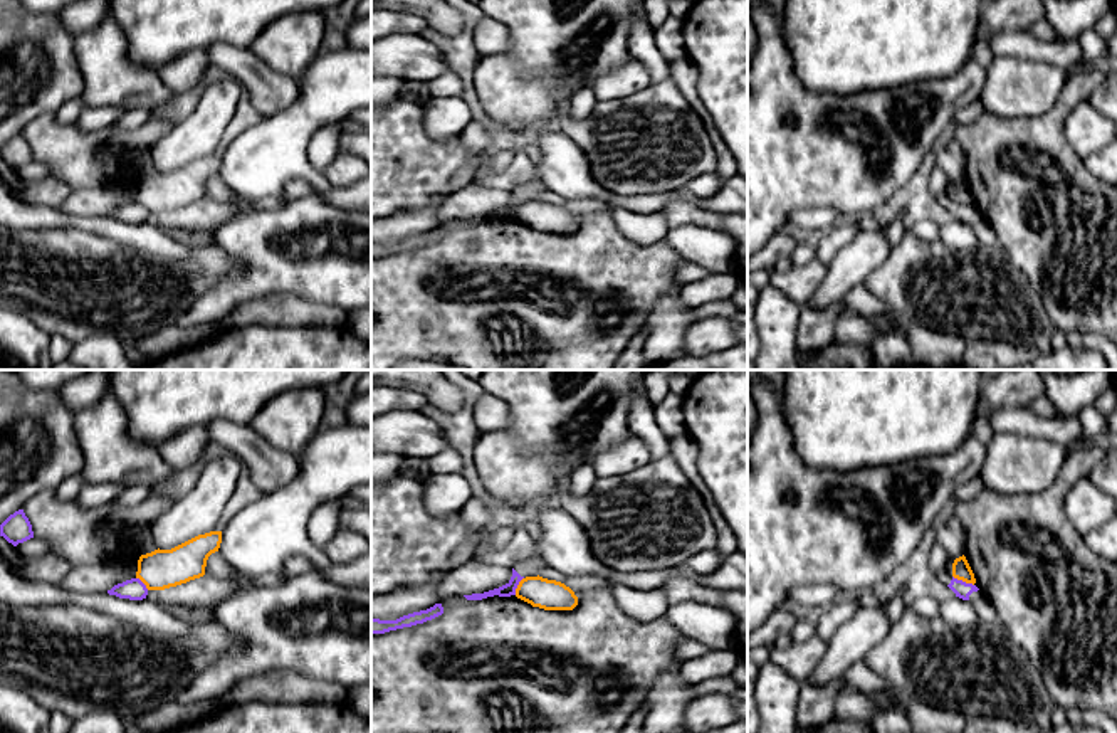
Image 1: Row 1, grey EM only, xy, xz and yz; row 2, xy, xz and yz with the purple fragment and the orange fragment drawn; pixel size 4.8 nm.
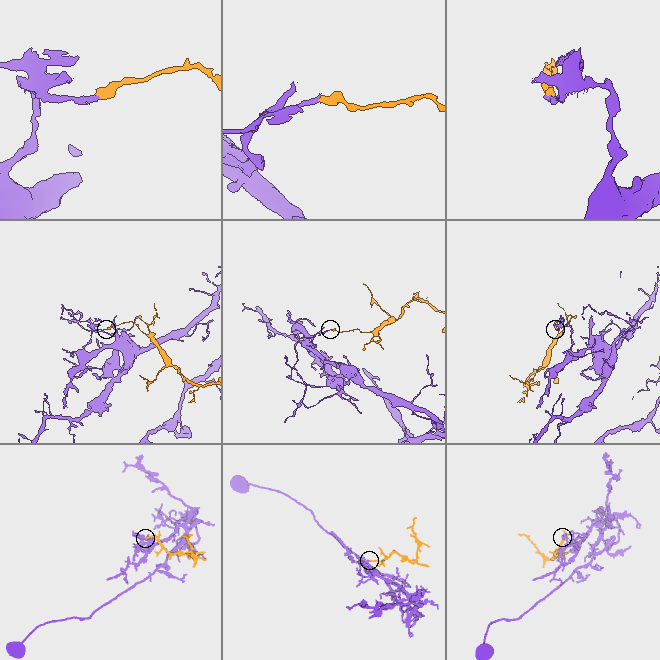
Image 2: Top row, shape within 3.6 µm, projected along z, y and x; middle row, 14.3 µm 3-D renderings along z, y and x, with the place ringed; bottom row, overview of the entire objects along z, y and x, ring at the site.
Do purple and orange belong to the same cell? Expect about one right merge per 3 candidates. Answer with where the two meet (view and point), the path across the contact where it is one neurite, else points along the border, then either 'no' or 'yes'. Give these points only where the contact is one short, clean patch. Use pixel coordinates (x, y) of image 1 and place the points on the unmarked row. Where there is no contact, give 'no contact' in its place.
contact yz (961, 204); border yz (953, 199), (973, 209); no

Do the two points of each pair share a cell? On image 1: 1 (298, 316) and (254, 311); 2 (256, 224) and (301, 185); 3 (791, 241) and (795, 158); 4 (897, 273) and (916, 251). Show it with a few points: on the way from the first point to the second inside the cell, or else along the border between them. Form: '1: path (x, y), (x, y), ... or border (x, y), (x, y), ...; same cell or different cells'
1: path (288, 311), (264, 311); same cell
2: border (313, 190), (288, 204); different cells
3: border (790, 227), (776, 232), (765, 246); different cells
4: path (902, 268), (912, 256); same cell

